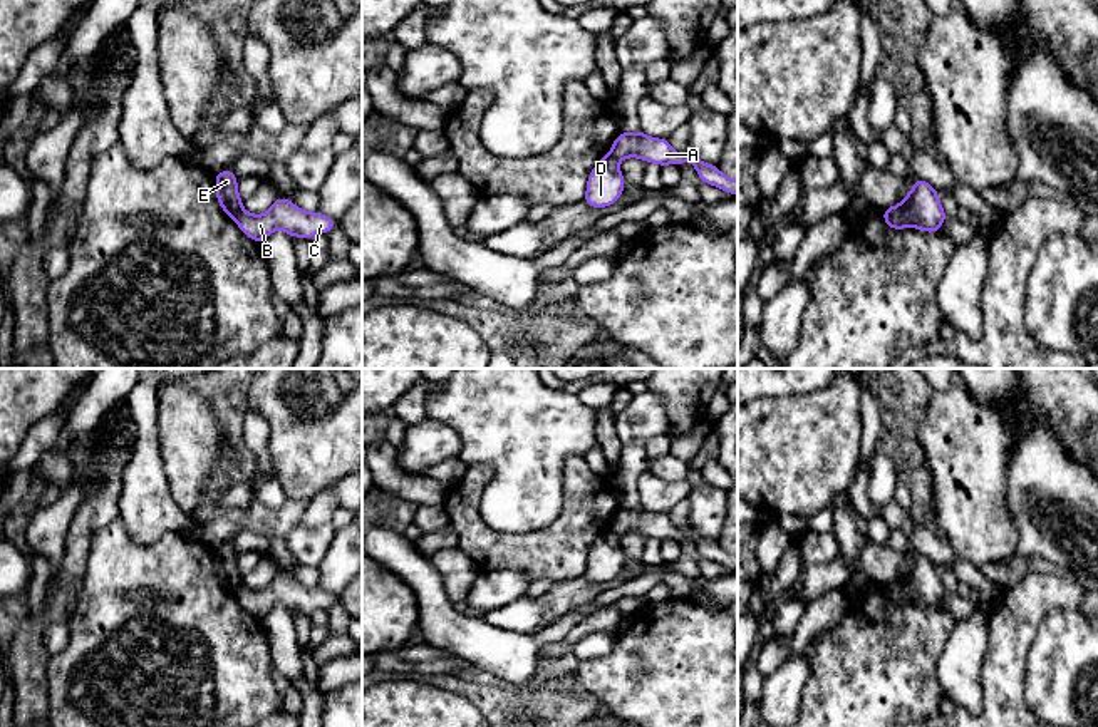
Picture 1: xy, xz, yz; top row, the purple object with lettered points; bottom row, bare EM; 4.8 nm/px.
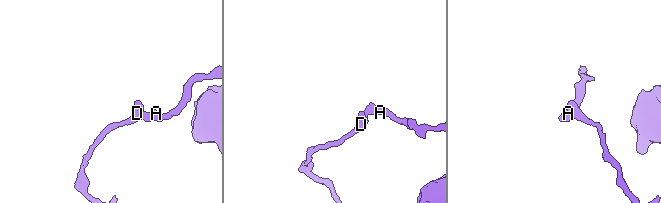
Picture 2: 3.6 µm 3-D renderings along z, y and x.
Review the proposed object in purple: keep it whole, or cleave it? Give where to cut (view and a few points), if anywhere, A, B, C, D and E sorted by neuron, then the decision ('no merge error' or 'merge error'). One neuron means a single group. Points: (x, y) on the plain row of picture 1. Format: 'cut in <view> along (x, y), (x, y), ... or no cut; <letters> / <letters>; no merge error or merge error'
cut in yz along (899, 580), (909, 598); A B C / D E; merge error

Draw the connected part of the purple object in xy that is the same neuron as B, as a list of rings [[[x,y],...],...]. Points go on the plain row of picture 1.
[[[277,573],[275,580],[265,590],[250,590],[241,585],[238,603],[251,615],[262,618],[273,605],[283,605],[290,611],[310,615],[317,608],[332,606],[337,598],[320,586],[305,588],[292,576]]]

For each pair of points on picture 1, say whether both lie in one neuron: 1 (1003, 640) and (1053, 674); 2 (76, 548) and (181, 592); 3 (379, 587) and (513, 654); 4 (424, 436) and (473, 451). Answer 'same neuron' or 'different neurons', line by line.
1: different neurons
2: different neurons
3: different neurons
4: different neurons

